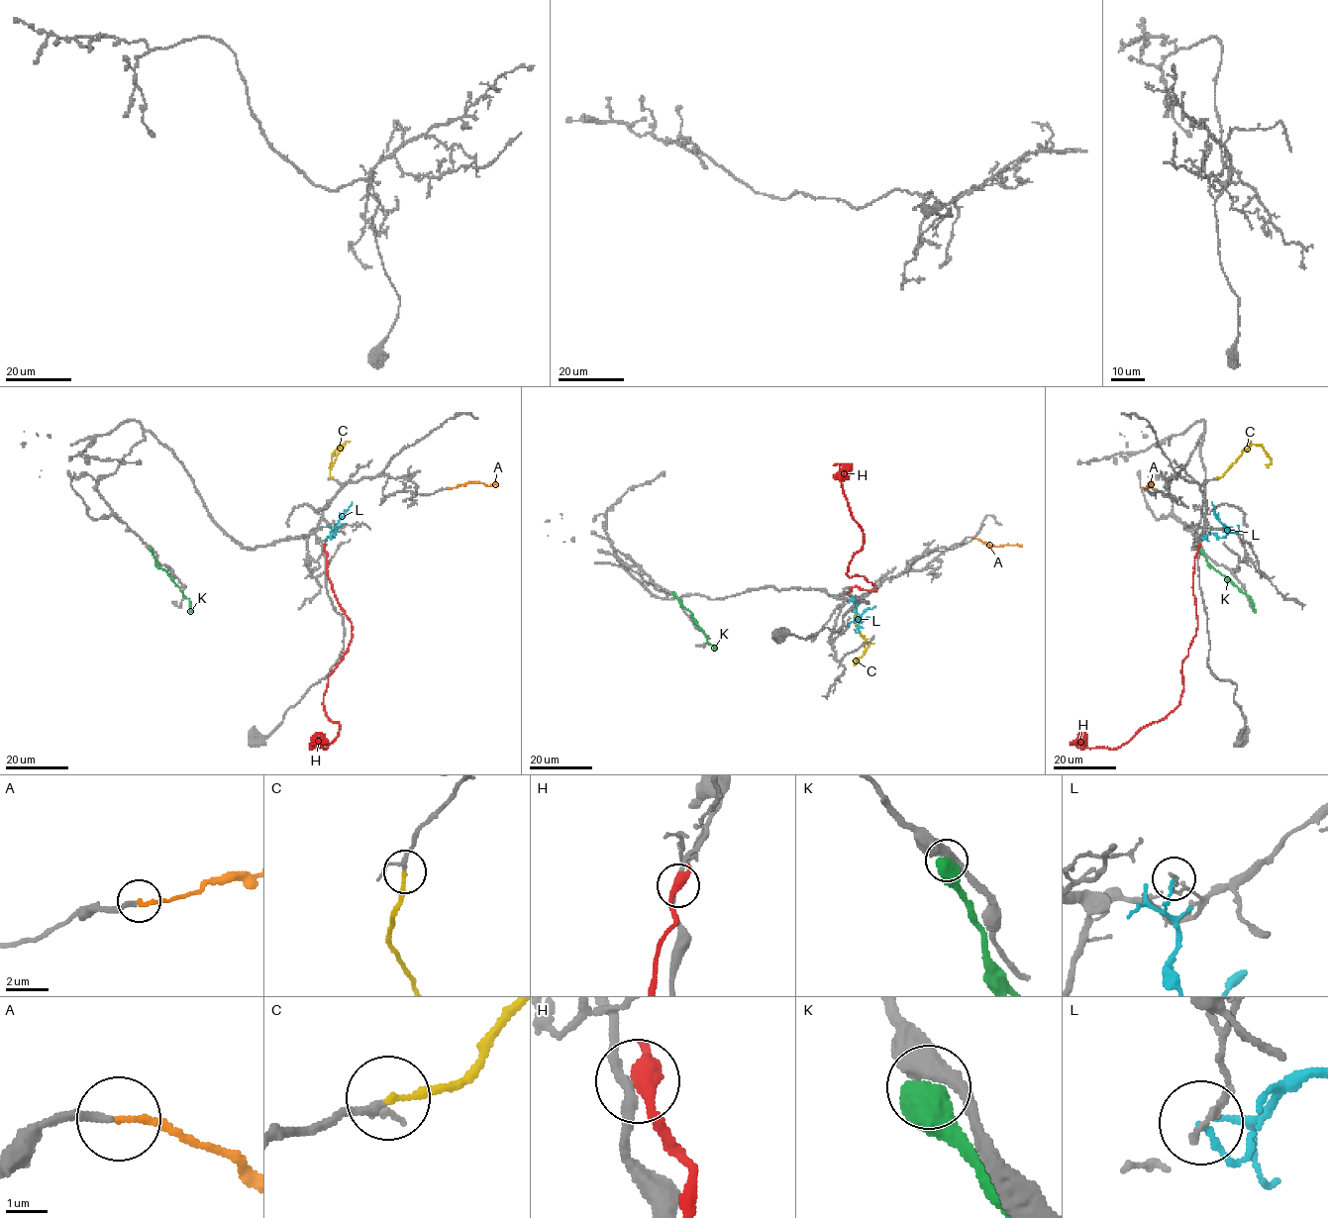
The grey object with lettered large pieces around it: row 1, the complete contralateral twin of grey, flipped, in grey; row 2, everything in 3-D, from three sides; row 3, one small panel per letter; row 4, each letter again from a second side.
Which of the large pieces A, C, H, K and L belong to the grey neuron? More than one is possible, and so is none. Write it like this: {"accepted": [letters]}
{"accepted": ["A", "C"]}

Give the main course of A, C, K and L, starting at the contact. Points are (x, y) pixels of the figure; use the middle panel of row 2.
A: (971, 538), (994, 546), (1021, 545)
C: (856, 611), (855, 624), (867, 644), (855, 664), (856, 659)
K: (673, 593), (691, 614), (707, 642), (716, 649)
L: (856, 596), (857, 621), (867, 609), (874, 605)

